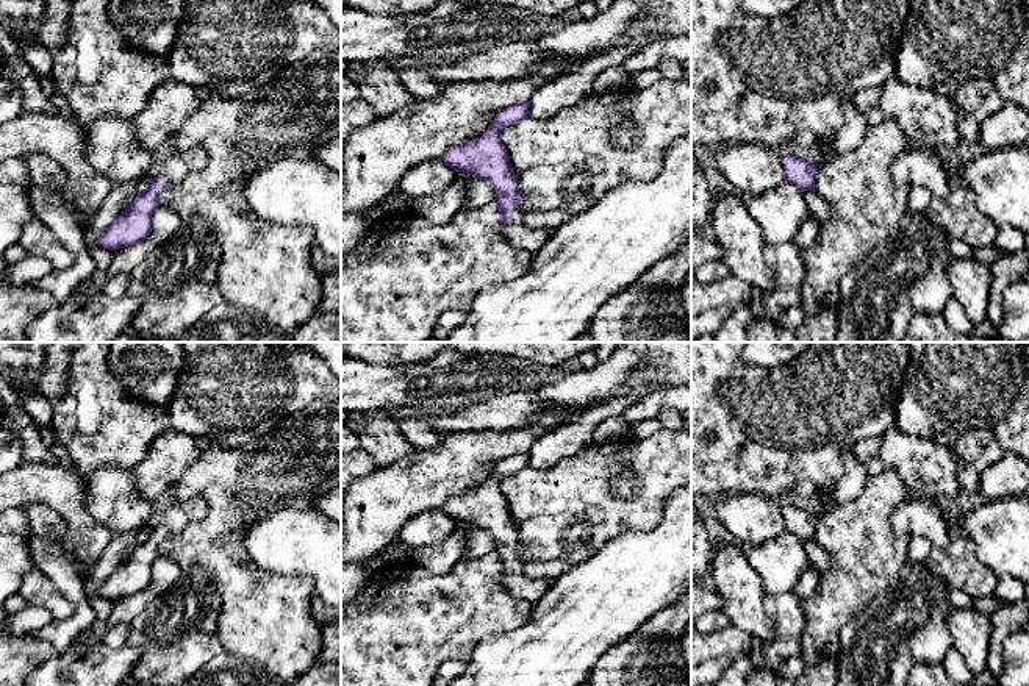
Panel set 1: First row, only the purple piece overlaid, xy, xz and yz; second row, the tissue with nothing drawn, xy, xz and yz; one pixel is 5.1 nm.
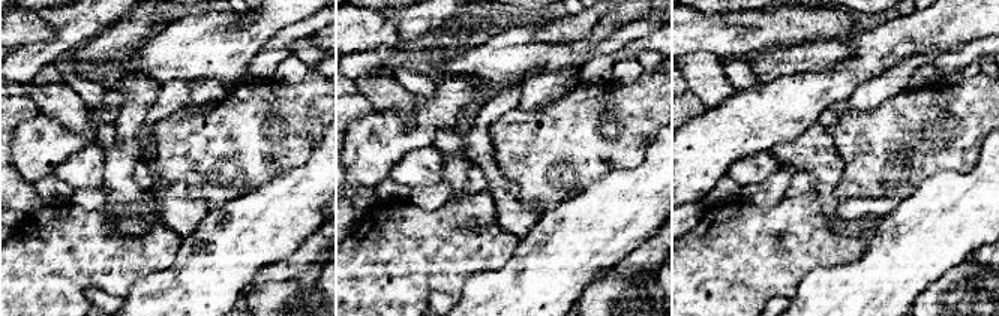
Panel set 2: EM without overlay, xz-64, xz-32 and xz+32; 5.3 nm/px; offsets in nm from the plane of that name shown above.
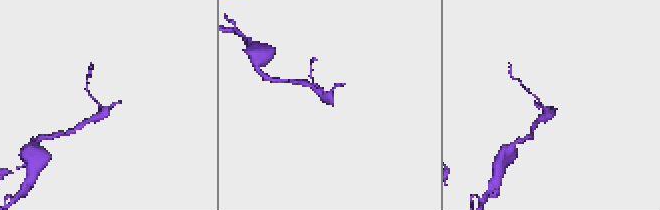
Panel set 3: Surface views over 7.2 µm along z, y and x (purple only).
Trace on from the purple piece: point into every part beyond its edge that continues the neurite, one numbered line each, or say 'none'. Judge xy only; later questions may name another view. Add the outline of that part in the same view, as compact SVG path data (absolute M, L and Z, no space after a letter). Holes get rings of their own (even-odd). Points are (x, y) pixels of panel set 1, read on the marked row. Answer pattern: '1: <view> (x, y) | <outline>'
1: xy (182, 163) | M200 147L174 152L156 178L172 188L181 183L188 173L202 170L206 164L208 153Z

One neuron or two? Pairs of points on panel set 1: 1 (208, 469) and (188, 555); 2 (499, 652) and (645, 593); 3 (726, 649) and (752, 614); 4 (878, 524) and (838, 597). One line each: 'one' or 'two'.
1: one
2: one
3: two
4: one

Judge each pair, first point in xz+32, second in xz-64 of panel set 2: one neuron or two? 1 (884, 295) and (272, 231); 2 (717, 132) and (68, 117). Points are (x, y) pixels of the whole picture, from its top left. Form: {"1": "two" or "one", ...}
{"1": "one", "2": "two"}

